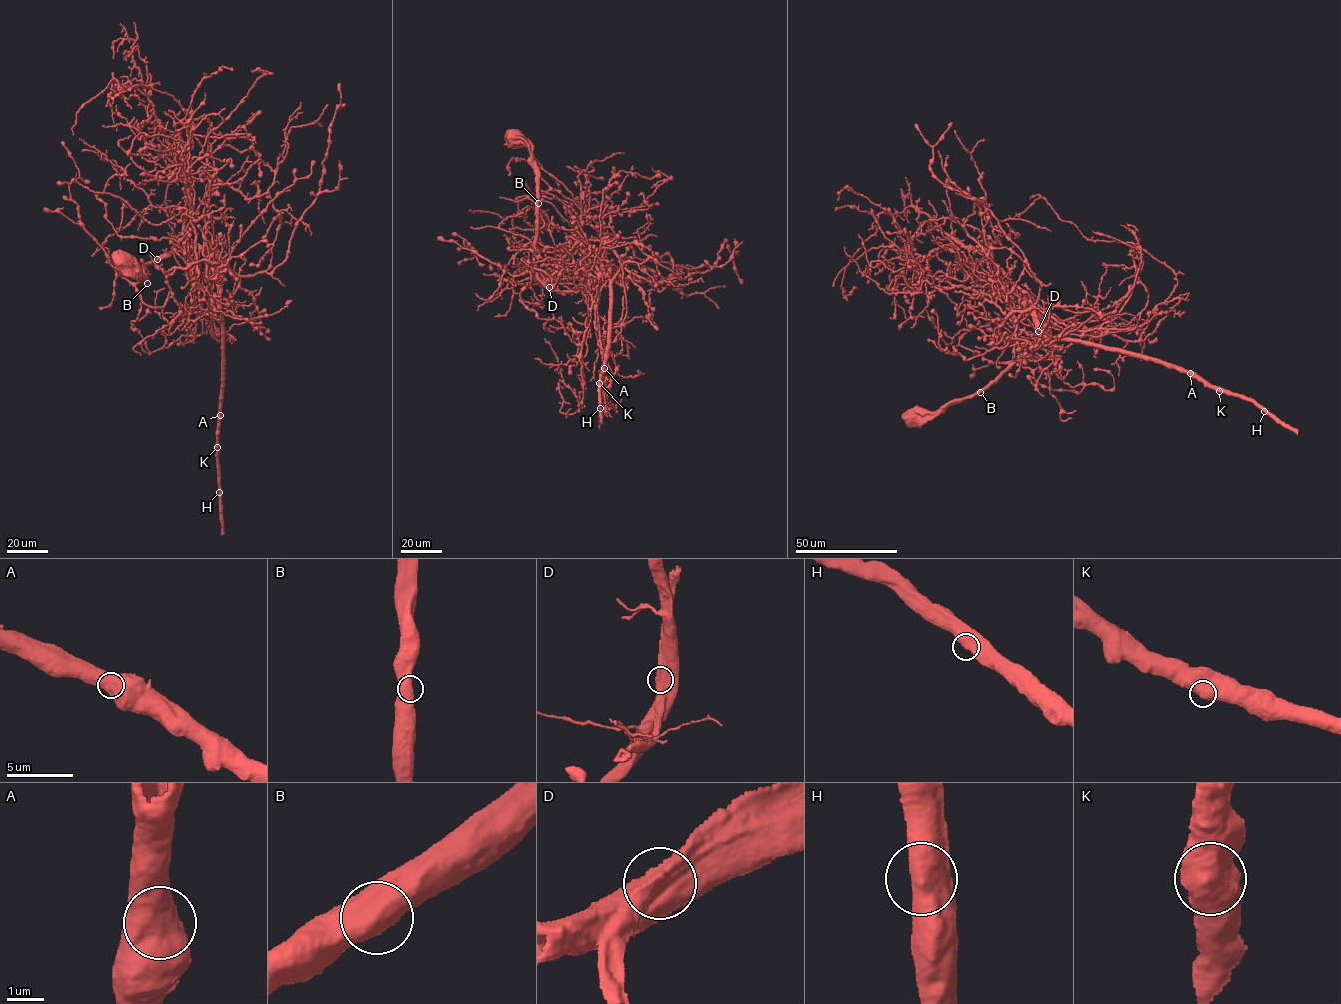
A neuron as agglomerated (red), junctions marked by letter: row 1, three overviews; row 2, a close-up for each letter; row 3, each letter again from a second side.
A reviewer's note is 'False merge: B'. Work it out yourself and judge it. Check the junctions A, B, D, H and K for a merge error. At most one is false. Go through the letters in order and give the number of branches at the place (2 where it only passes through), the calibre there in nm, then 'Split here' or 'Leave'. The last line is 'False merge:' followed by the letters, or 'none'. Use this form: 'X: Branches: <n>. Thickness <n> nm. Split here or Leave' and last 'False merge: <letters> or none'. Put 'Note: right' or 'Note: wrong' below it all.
A: Branches: 1. Thickness 800 nm. Leave
B: Branches: 1. Thickness 850 nm. Leave
D: Branches: 1. Thickness 900 nm. Leave
H: Branches: 1. Thickness 850 nm. Leave
K: Branches: 1. Thickness 900 nm. Leave
False merge: none
Note: wrong

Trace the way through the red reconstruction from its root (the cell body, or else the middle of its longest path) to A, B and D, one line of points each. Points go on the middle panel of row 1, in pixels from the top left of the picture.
A: (513, 137), (535, 168), (535, 272), (566, 291), (614, 276), (610, 269), (604, 368)
B: (513, 137), (530, 150), (530, 161), (535, 168), (538, 203)
D: (513, 137), (529, 148), (535, 168), (535, 272), (548, 286)

